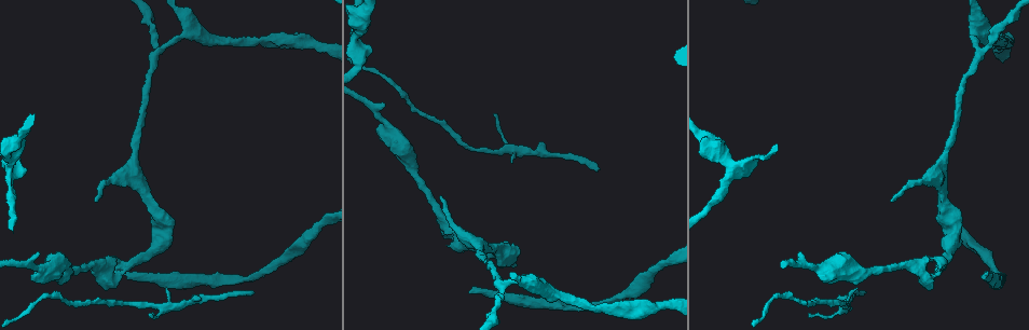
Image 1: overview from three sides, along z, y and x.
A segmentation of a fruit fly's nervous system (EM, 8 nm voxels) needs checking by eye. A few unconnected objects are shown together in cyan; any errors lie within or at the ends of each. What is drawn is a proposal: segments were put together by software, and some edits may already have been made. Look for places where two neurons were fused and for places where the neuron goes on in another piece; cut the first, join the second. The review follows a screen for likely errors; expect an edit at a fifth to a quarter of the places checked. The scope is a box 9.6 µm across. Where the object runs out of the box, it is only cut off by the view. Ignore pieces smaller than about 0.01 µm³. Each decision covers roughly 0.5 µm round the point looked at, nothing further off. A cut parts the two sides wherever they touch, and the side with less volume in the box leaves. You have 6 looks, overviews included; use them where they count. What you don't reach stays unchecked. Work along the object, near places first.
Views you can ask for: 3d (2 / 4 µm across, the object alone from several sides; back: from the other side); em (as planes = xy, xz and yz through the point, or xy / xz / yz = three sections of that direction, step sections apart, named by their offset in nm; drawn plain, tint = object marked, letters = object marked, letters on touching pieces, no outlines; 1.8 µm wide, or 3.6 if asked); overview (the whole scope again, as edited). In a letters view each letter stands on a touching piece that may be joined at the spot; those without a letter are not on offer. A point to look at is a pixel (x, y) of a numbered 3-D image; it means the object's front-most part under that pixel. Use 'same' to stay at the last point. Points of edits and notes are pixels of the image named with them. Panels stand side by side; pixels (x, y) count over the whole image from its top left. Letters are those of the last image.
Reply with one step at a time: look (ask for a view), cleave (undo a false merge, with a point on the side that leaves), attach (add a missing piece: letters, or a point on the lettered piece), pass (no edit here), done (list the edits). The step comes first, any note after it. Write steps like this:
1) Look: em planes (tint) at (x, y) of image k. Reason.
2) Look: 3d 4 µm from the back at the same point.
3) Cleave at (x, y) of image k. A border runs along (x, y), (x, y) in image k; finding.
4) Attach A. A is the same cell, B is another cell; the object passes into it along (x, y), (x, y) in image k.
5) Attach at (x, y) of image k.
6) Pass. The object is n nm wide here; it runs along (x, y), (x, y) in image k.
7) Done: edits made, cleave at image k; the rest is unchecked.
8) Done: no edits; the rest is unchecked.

Look: 3d 2 µm at (857, 288) of image 1. Tapers out.

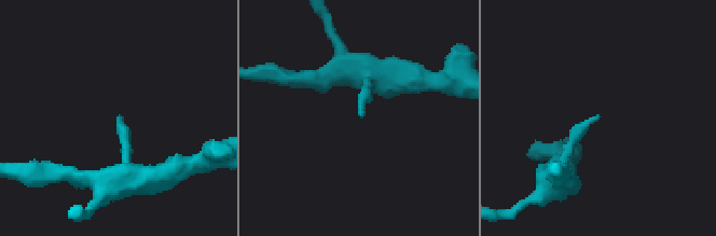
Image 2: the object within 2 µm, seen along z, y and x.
Look: em xy step 16 (tint) at (120, 115) of image 2. Need the tissue.

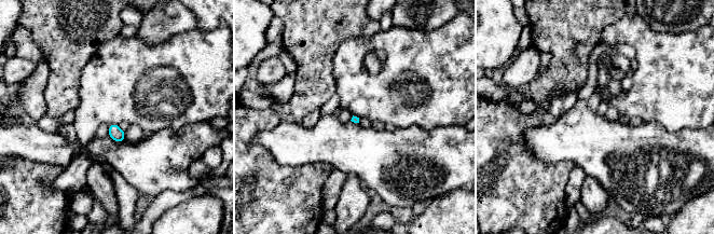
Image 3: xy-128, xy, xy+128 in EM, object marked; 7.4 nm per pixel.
Look: em planes (letters) at the same point.

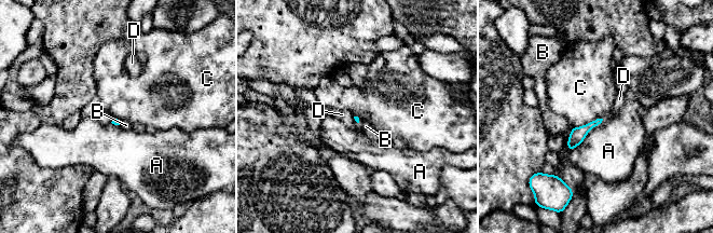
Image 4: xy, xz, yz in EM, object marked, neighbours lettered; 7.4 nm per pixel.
Pass. A, B, C and D are other cells; a border runs along (602, 118), (573, 127) in image 4; none of them fits.

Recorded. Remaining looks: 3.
Look: em planes (tint) at (598, 170) of image 1. Free end.

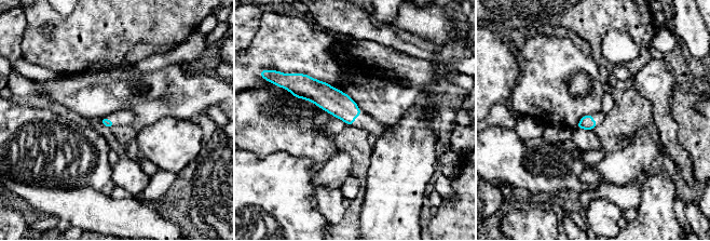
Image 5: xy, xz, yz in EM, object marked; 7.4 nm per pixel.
Look: em planes (letters) at the same point.

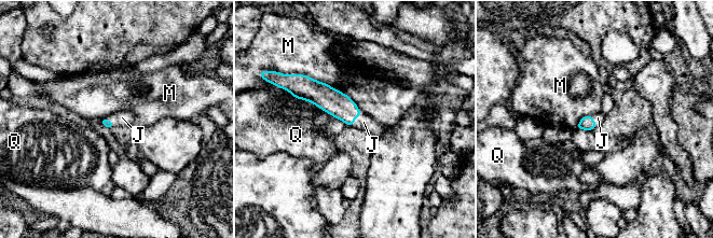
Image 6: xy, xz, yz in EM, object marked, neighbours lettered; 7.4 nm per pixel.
Attach J. J is the same cell, M and Q are other cells; the object passes into it along (332, 101), (356, 116), (364, 122) in image 6; the neuron continues.

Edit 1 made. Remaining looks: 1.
Done: edits made, attach at image 6; the rest is unchecked.

